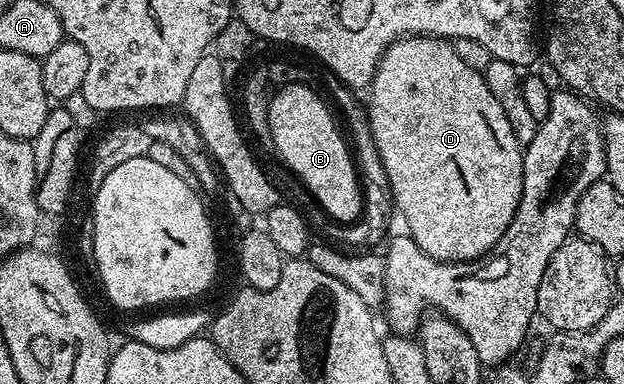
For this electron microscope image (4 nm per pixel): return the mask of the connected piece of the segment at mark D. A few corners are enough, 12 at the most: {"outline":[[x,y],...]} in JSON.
{"outline":[[440,36],[386,47],[372,138],[433,260],[494,251],[523,145]]}

